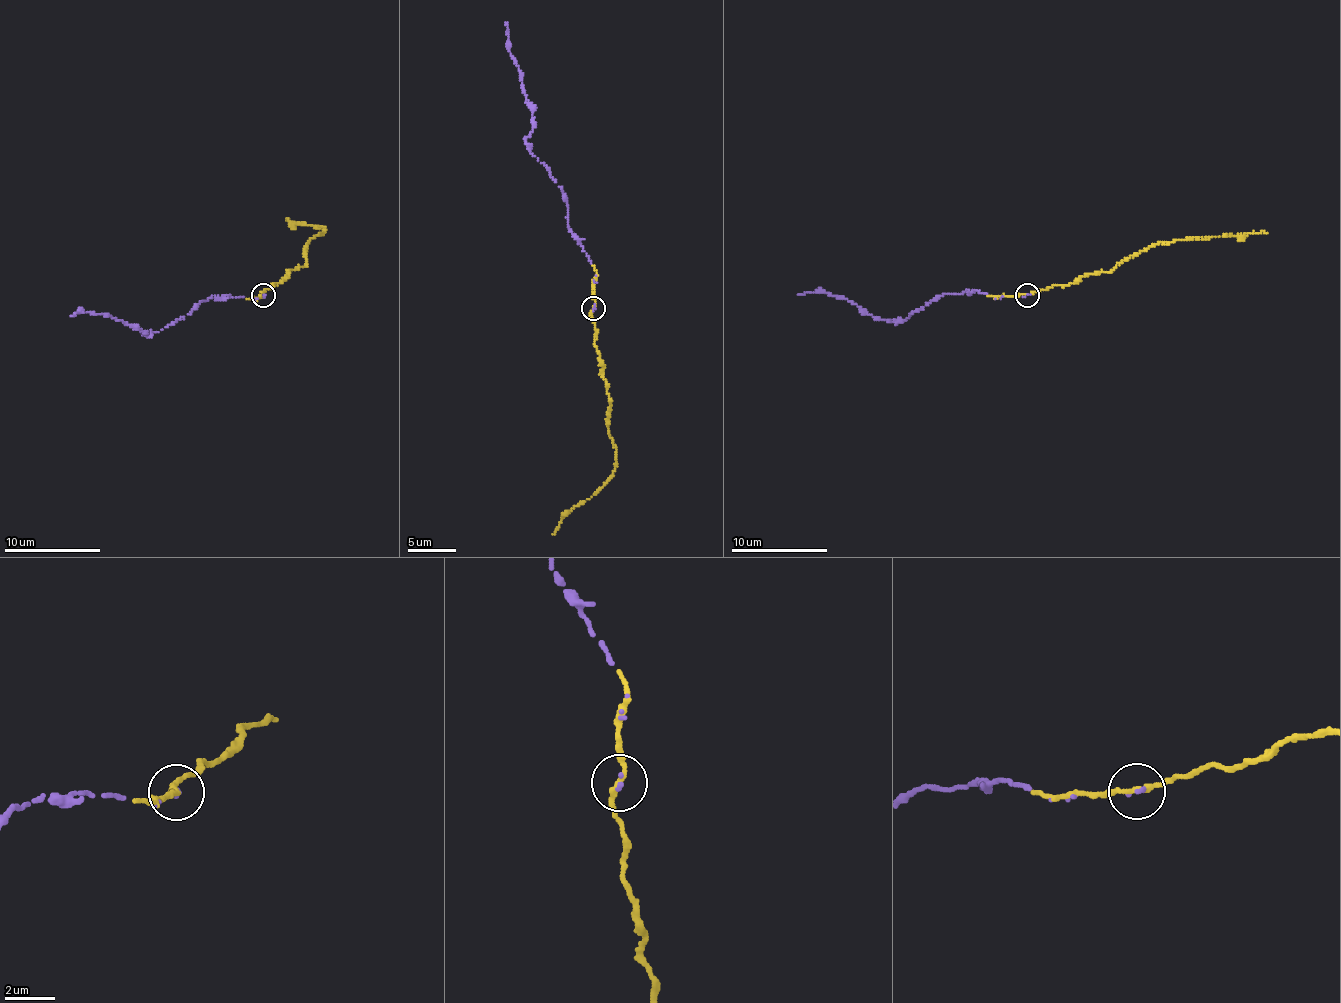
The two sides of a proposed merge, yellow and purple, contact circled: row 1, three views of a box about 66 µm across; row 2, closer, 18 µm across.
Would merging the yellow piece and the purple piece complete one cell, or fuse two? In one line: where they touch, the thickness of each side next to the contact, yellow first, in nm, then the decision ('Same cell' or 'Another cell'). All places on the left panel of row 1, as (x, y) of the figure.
Place: (263, 295). Thickness 200 nm (yellow) against 150 nm. Same cell

